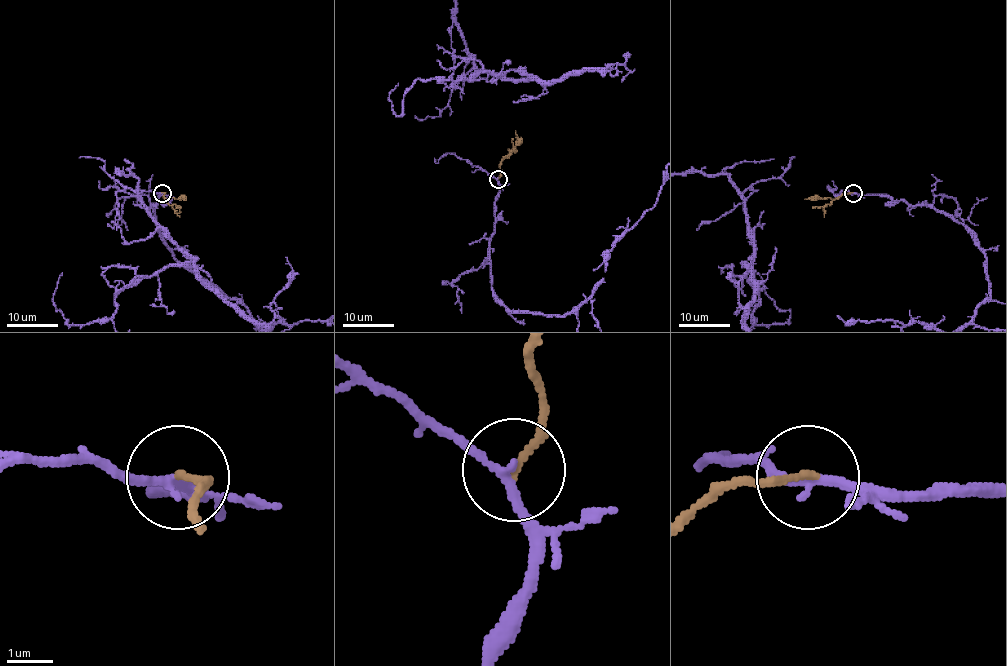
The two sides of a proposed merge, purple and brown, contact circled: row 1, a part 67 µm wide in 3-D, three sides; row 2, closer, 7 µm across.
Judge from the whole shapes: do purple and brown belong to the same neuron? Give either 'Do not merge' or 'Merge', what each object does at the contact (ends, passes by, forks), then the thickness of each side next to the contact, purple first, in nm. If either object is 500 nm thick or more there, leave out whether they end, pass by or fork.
Merge. At the ring purple passes by. At the ring brown ends. Thickness 190 nm (purple) against 160 nm

